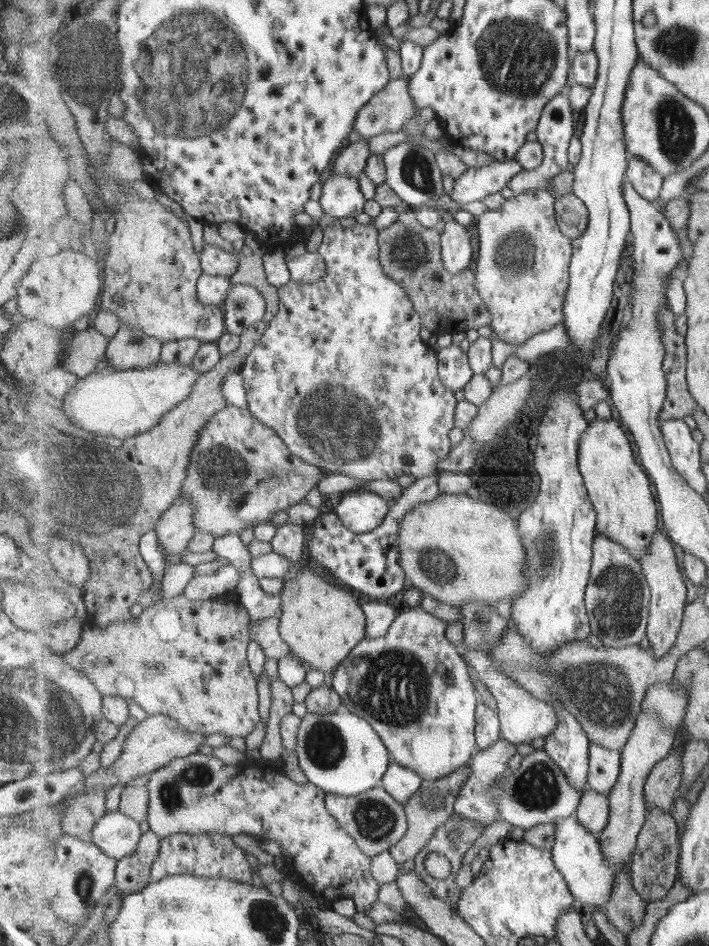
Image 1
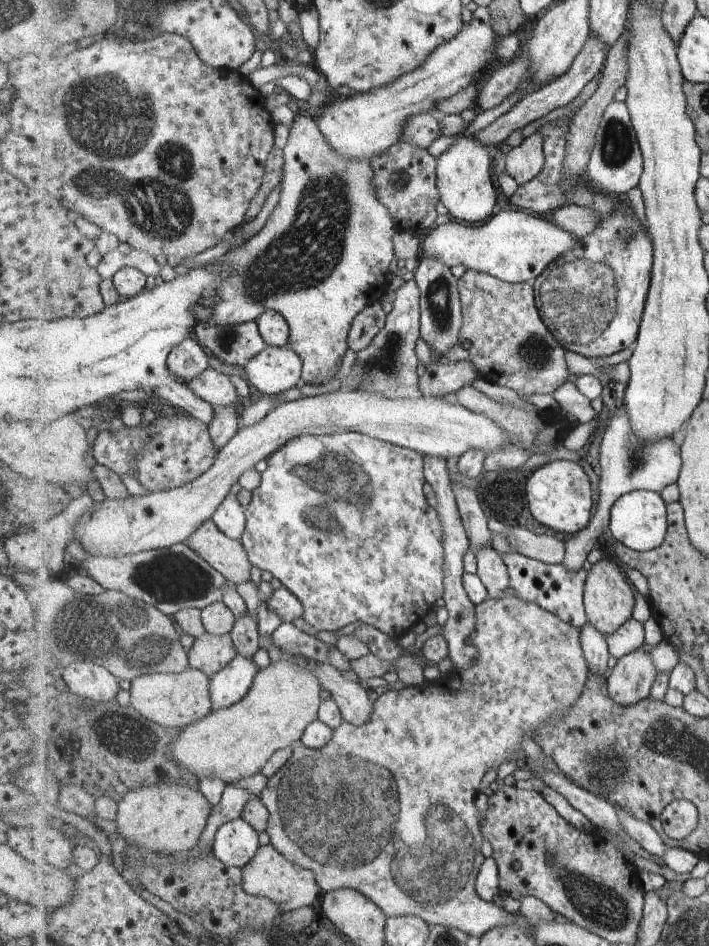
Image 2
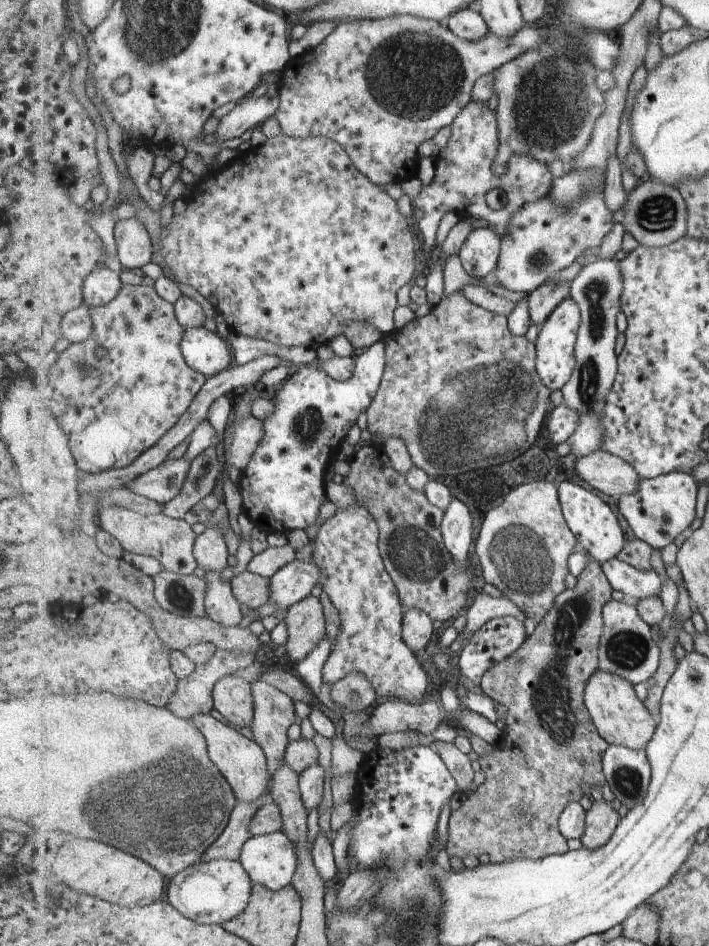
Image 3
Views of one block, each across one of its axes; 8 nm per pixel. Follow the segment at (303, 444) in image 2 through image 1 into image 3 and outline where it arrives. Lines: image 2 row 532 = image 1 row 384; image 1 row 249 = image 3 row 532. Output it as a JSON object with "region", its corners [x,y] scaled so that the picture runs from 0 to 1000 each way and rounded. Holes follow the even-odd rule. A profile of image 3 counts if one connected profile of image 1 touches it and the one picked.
{"region":[[[508,532],[495,537],[475,536],[443,570],[440,590],[453,600],[450,615],[480,653],[474,681],[458,702],[456,717],[468,725],[498,710],[509,710],[535,736],[568,738],[583,743],[599,738],[605,714],[591,702],[585,688],[571,679],[571,643],[543,598],[536,567],[530,547]]]}

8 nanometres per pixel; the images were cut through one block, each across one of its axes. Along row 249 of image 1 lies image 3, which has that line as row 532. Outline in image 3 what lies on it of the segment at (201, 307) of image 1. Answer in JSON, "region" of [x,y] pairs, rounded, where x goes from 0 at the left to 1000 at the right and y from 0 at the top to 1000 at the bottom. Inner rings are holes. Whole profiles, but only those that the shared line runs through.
{"region":[[[165,534],[142,539],[138,547],[140,556],[155,562],[162,569],[166,569],[178,582],[202,586],[202,588],[216,588],[216,590],[226,594],[228,601],[247,605],[255,609],[272,608],[282,605],[282,594],[276,590],[276,571],[279,564],[275,564],[275,560],[260,549],[236,545],[231,541],[220,544],[196,543]]]}

